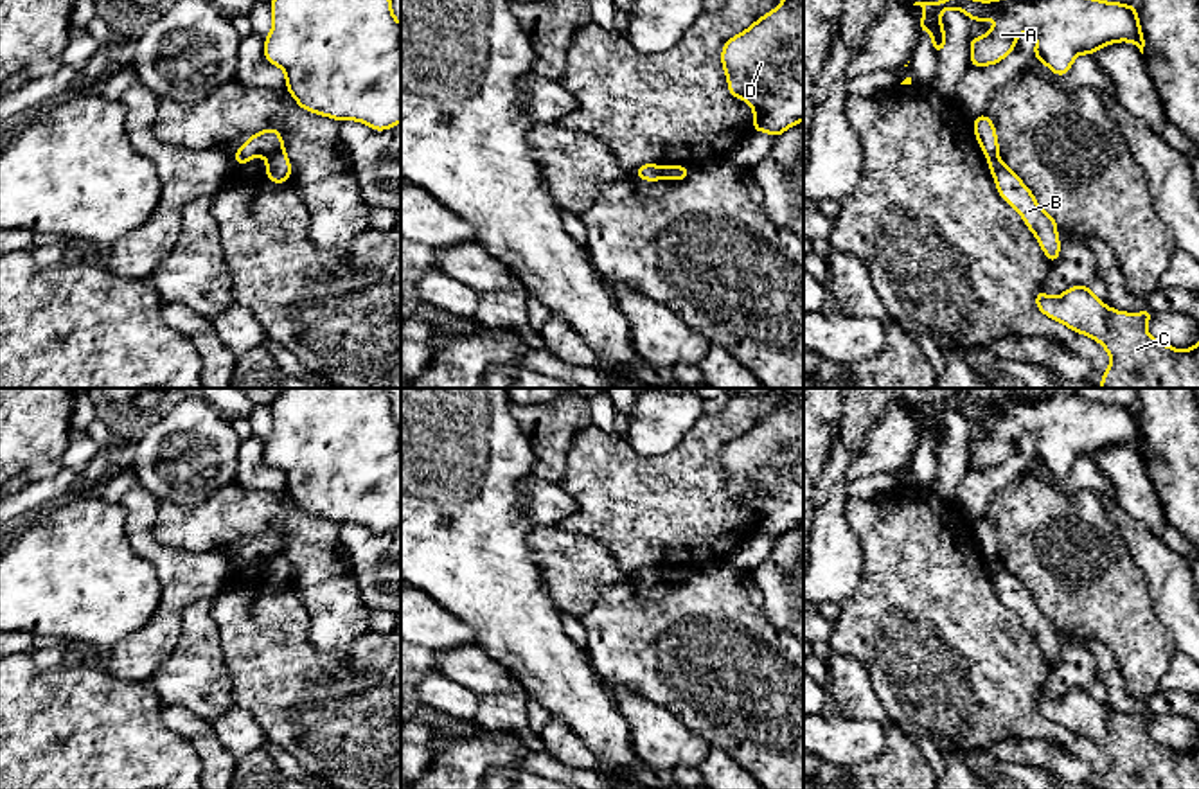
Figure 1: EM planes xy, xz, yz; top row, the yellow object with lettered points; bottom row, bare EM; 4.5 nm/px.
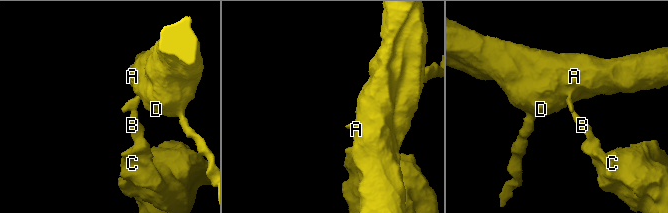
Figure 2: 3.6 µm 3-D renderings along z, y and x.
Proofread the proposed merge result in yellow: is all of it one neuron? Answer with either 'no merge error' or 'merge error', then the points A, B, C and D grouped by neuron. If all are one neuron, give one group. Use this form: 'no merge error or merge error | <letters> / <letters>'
merge error | A D / B C

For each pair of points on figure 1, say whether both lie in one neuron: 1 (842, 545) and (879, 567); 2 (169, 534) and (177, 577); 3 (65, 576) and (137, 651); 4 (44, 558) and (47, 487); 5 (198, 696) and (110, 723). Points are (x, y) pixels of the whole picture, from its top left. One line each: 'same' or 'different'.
1: different
2: different
3: different
4: different
5: different

